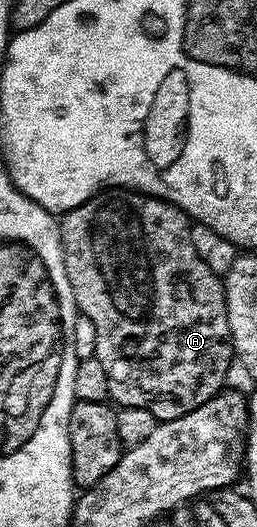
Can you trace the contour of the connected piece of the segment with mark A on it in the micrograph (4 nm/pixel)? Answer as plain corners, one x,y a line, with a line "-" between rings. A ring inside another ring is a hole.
106,190
92,196
83,206
75,206
70,212
64,213
60,217
59,227
65,273
71,282
78,313
91,318
91,326
95,326
95,355
99,362
103,362
103,370
107,374
109,400
114,405
122,408
139,406
143,410
151,410
151,414
155,414
158,422
174,420
203,406
226,387
225,379
229,376
229,367
234,367
235,353
231,330
227,322
225,286
222,277
217,276
211,270
211,266
207,266
207,262
203,262
203,258
199,258
199,253
195,251
195,246
191,243
191,230
193,229
191,217
182,208
168,204
166,200
160,200
157,196
147,196
143,192

